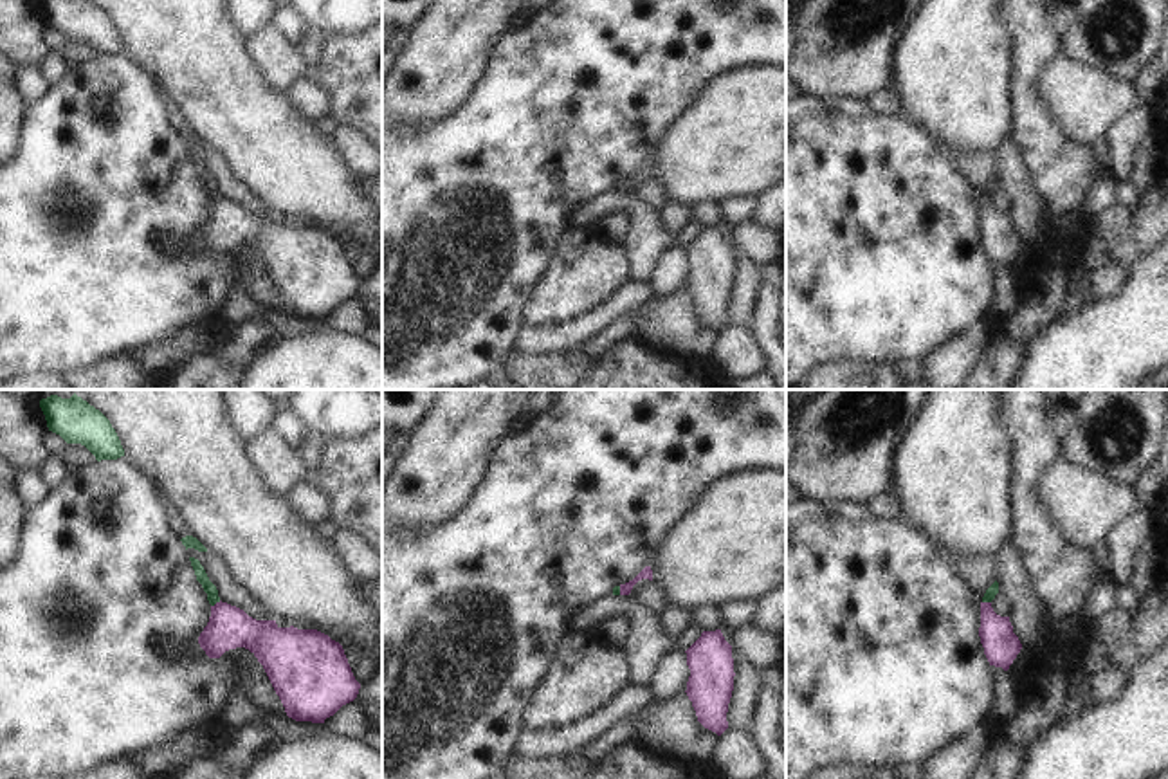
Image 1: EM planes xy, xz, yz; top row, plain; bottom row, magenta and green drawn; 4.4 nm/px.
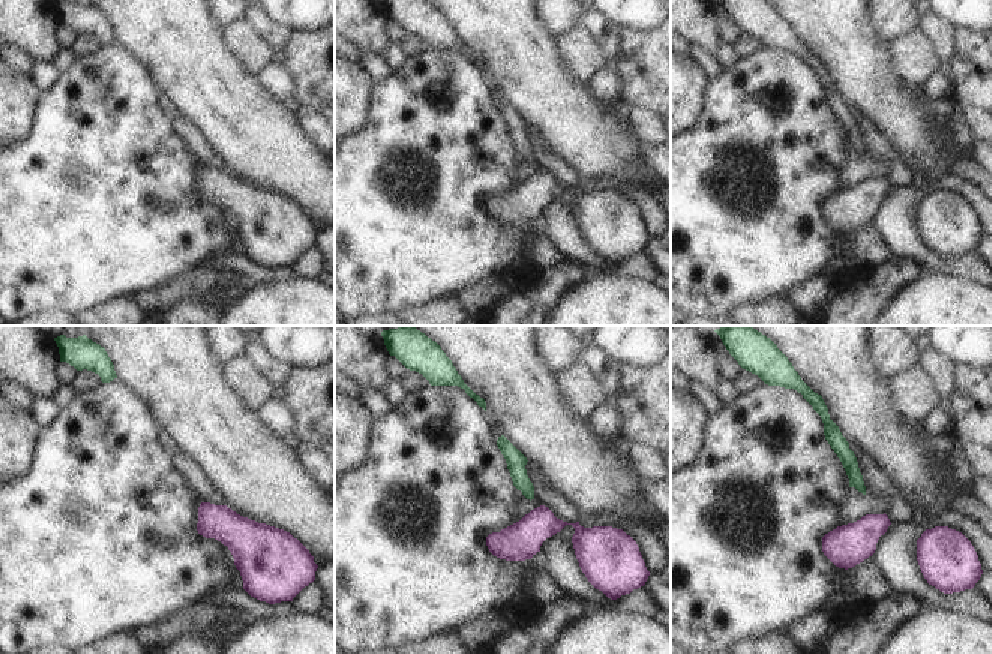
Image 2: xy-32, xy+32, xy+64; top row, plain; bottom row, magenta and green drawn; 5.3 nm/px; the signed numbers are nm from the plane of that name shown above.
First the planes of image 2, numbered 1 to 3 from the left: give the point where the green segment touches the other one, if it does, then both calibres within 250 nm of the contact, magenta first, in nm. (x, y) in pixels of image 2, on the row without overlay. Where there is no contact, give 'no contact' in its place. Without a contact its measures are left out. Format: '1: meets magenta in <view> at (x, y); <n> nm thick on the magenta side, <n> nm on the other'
1: no contact
2: no contact
3: no contact

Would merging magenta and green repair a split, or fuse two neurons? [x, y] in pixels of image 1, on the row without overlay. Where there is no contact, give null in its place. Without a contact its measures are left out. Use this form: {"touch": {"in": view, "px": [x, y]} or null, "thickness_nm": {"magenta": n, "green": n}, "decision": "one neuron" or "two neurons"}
{"touch": {"in": "xy", "px": [217, 199]}, "thickness_nm": {"magenta": 190, "green": 60}, "decision": "one neuron"}

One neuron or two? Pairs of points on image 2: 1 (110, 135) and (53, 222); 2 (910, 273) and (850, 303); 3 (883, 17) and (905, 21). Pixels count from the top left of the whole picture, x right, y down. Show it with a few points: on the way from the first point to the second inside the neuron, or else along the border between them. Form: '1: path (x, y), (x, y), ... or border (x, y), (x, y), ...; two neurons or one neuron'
1: path (101, 156), (101, 174), (74, 201); one neuron
2: path (895, 273), (865, 302); one neuron
3: path (889, 17), (899, 17); one neuron

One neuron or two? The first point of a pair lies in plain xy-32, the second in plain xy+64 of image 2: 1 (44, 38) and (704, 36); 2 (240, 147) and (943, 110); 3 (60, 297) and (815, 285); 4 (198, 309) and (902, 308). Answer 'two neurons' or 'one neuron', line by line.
1: one neuron
2: two neurons
3: two neurons
4: two neurons

